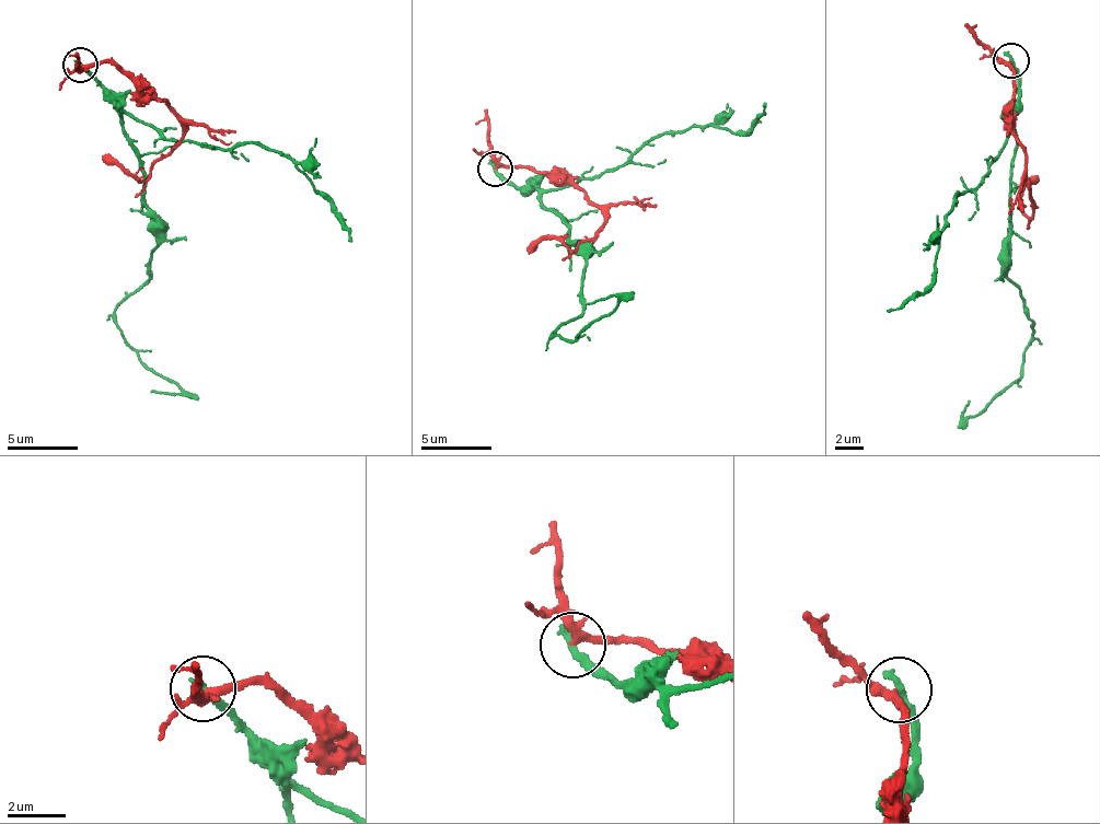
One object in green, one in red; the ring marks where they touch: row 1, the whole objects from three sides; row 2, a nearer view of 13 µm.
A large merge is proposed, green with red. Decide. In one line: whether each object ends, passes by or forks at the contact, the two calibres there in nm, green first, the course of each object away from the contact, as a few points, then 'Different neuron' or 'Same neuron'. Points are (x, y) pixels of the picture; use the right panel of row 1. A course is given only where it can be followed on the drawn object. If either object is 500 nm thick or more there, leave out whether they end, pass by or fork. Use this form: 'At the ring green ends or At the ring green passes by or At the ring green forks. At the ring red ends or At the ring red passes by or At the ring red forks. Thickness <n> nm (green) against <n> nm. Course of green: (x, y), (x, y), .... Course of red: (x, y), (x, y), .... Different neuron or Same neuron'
At the ring green ends. At the ring red passes by. Thickness 320 nm (green) against 280 nm. Course of green: (1011, 61), (1018, 111), (1007, 275), (1020, 289), (1032, 343), (1016, 380), (973, 415), (962, 414), (968, 402). Course of red: (1008, 61), (1015, 76), (1014, 139), (1030, 180), (1027, 217), (1019, 197), (1039, 176). Different neuron

